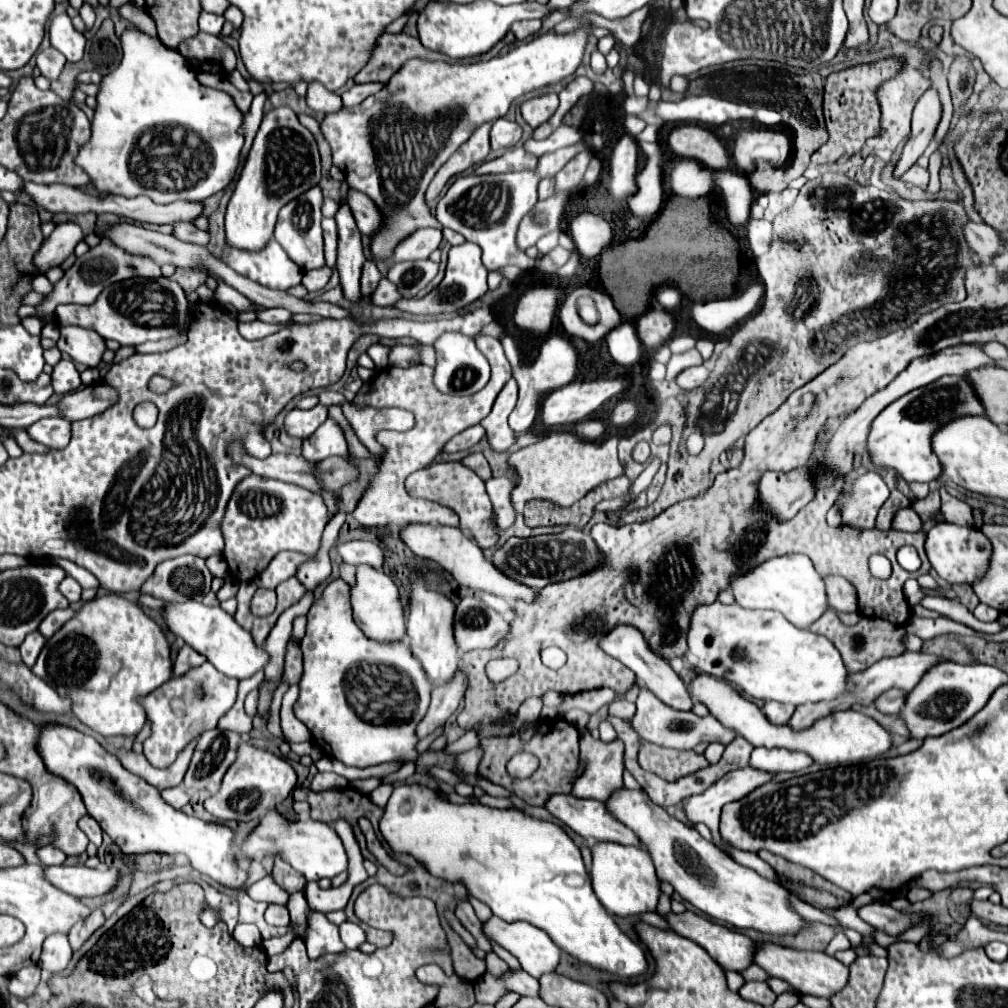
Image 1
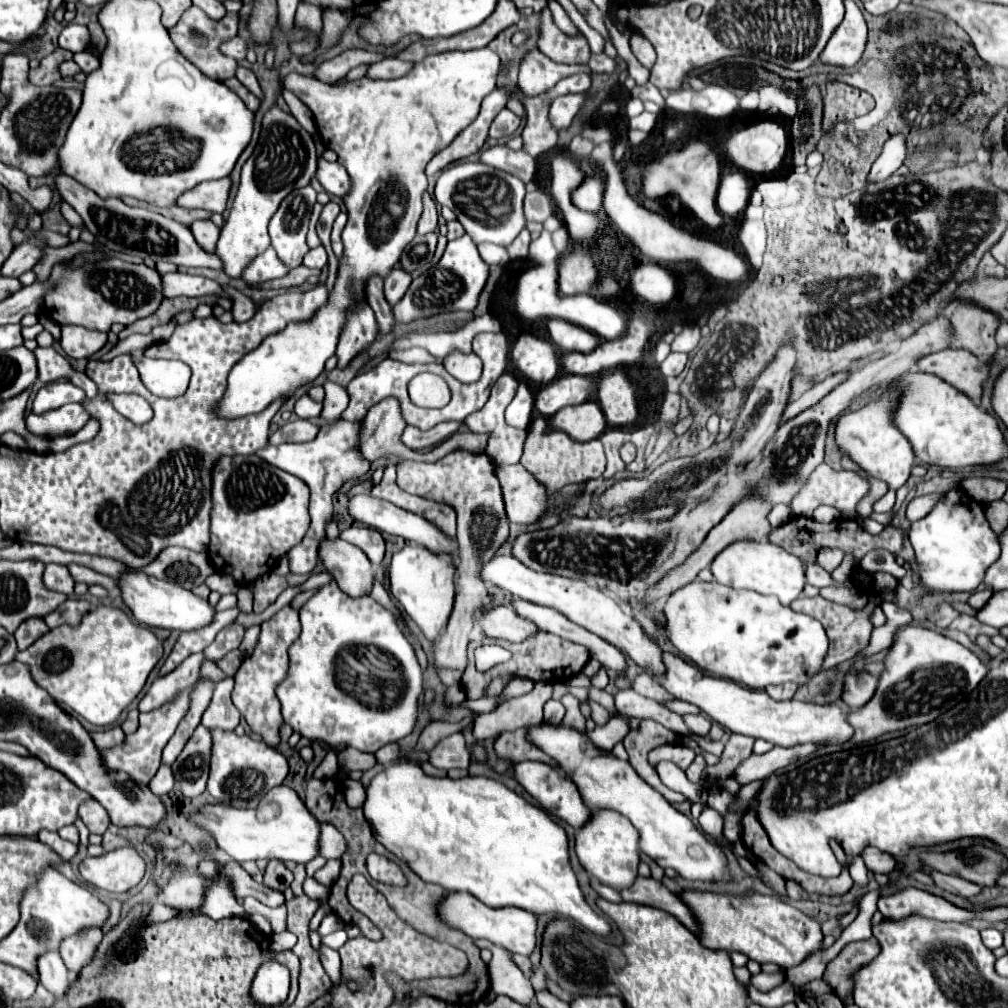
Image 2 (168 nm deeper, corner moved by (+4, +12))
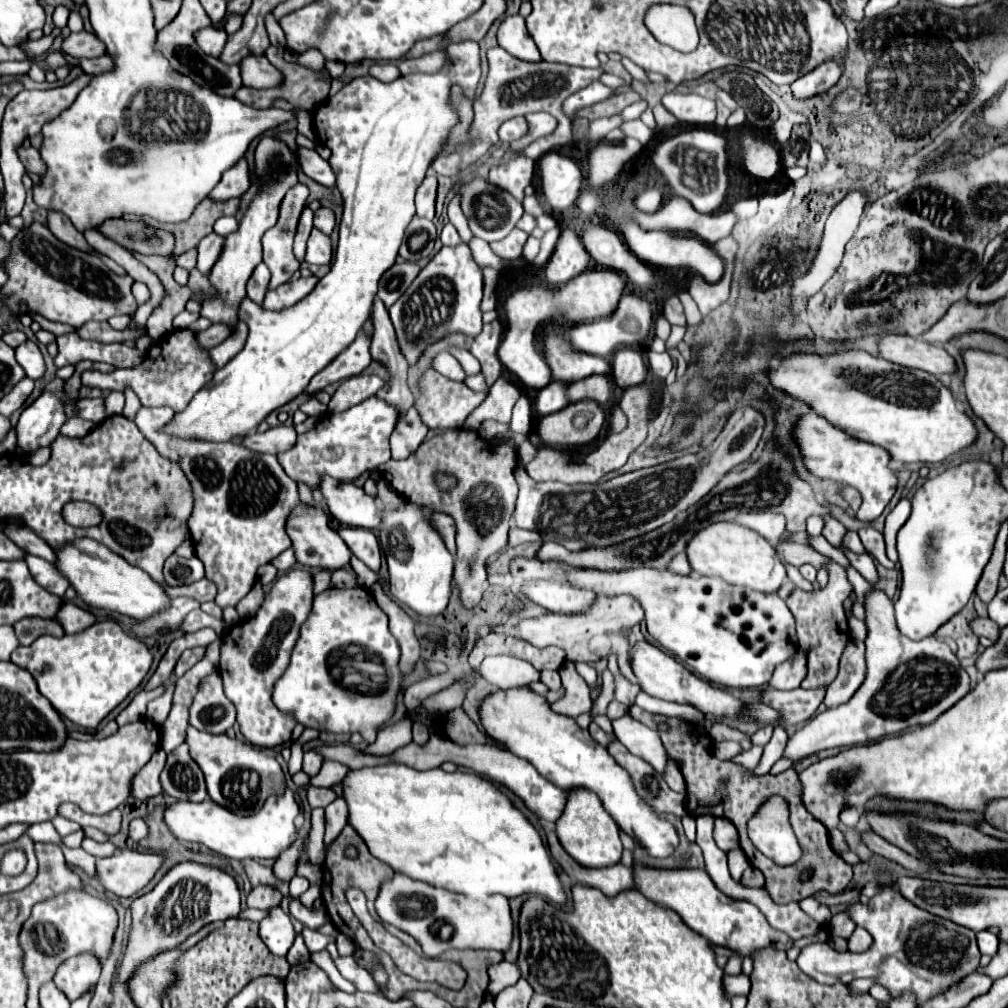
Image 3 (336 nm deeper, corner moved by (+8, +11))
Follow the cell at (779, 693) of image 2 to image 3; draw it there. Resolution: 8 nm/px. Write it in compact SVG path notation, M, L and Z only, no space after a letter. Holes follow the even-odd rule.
M798 652L792 660L780 664L770 680L770 688L774 690L794 690L804 680L804 652Z

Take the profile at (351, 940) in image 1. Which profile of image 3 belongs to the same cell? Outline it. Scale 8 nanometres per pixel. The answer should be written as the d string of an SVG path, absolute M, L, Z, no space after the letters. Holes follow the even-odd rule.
M304 928L302 930L302 936L304 936L304 942L306 942L306 948L310 952L318 952L318 950L324 950L330 942L334 942L332 936L326 936L326 934L320 934L320 932L314 932L310 928Z

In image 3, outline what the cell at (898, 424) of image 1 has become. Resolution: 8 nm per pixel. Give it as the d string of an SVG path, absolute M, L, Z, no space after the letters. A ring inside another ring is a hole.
M808 414L798 422L796 438L802 448L804 462L814 476L842 482L846 486L856 488L862 494L862 508L868 508L868 522L876 520L884 512L884 508L888 506L888 502L896 492L898 476L888 466L890 456L882 446L862 442L816 414Z

